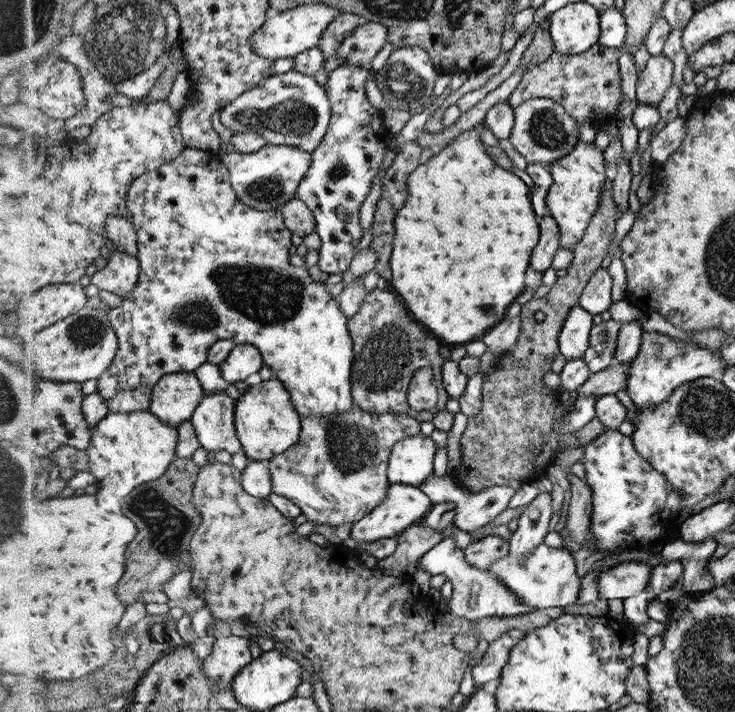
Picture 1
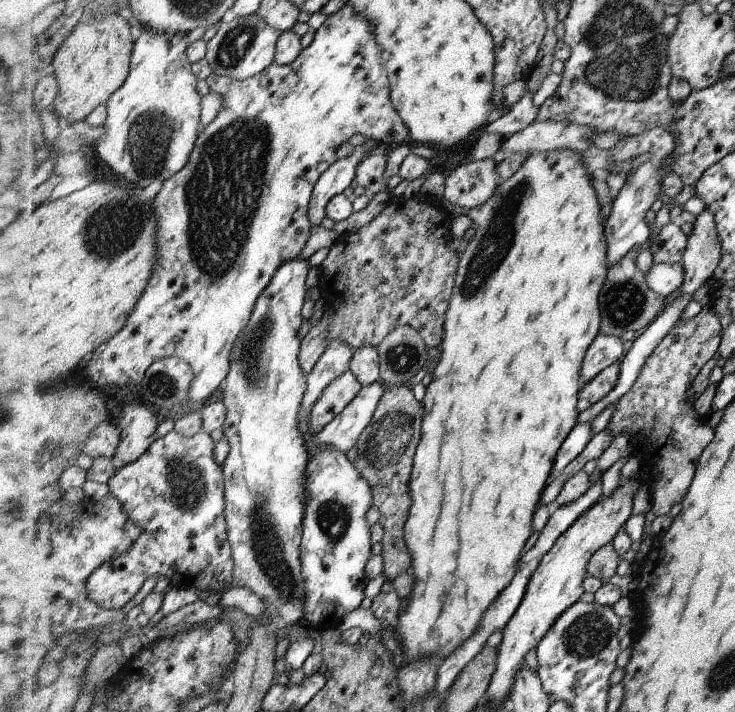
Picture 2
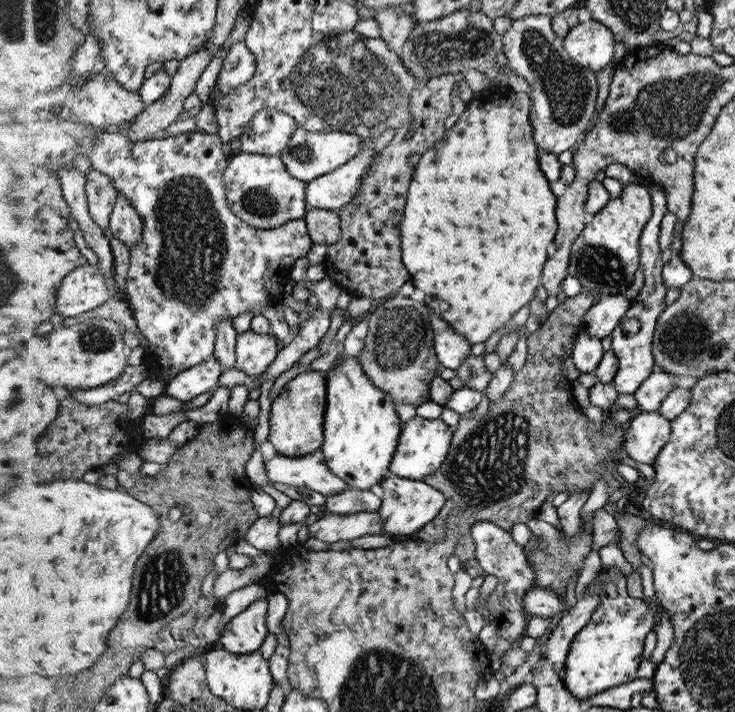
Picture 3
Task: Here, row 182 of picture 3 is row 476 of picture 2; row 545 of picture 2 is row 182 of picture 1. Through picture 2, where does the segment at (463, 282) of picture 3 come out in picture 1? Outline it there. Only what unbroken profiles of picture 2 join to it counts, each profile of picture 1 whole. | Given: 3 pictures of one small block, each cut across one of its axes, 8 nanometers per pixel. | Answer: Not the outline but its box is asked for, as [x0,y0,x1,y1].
[390,127,540,347]

